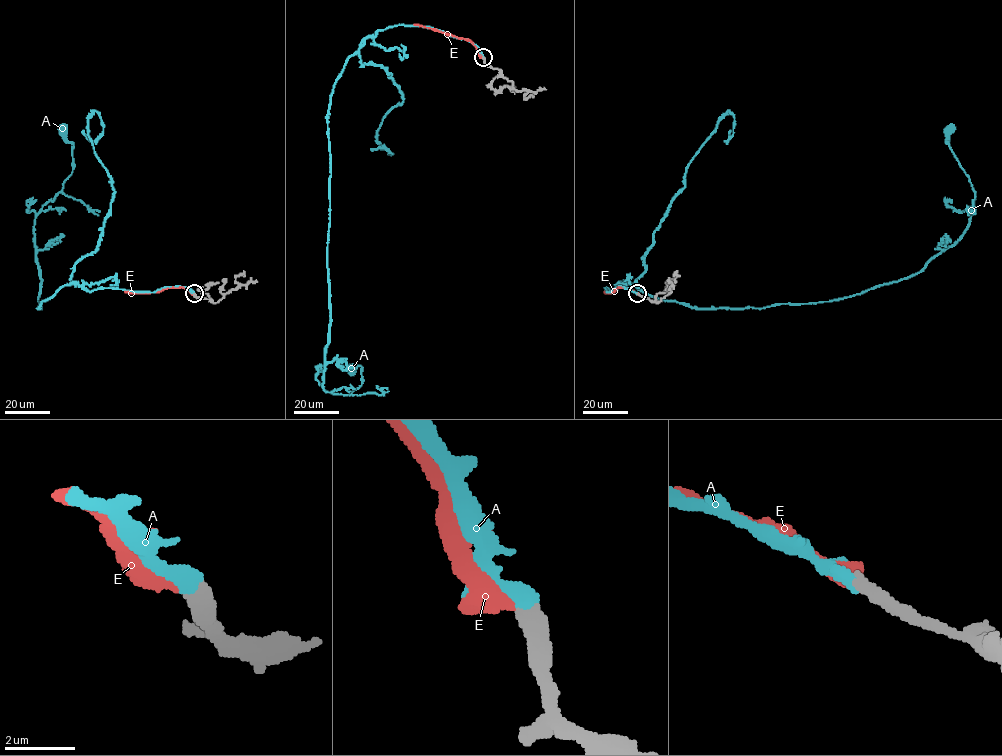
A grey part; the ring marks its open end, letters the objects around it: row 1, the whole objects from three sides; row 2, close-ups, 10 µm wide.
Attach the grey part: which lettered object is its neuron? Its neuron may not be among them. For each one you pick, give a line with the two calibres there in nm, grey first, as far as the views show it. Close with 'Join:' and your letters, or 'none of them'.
A: 550/480 nm
Join: A

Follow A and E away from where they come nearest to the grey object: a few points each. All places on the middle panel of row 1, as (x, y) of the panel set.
A: (483, 57), (466, 39), (394, 25), (364, 38), (336, 82), (323, 388), (349, 395), (362, 378), (351, 370)
E: (482, 57), (470, 41), (413, 23)

